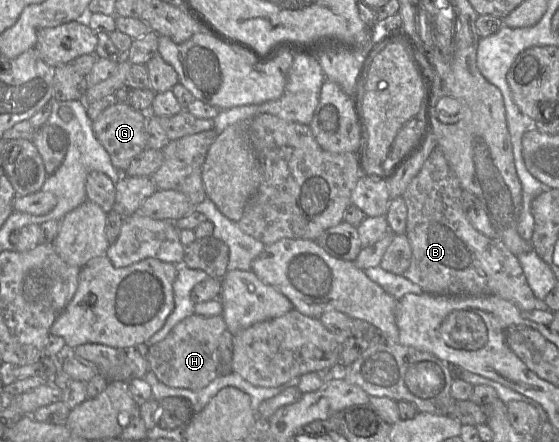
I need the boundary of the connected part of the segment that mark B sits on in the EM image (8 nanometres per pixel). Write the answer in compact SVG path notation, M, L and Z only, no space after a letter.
M436 146L402 196L407 207L405 235L412 249L411 263L403 276L426 293L494 295L512 302L521 311L536 310L537 298L517 256L501 240L491 239L472 226L462 207L462 192L442 150Z

